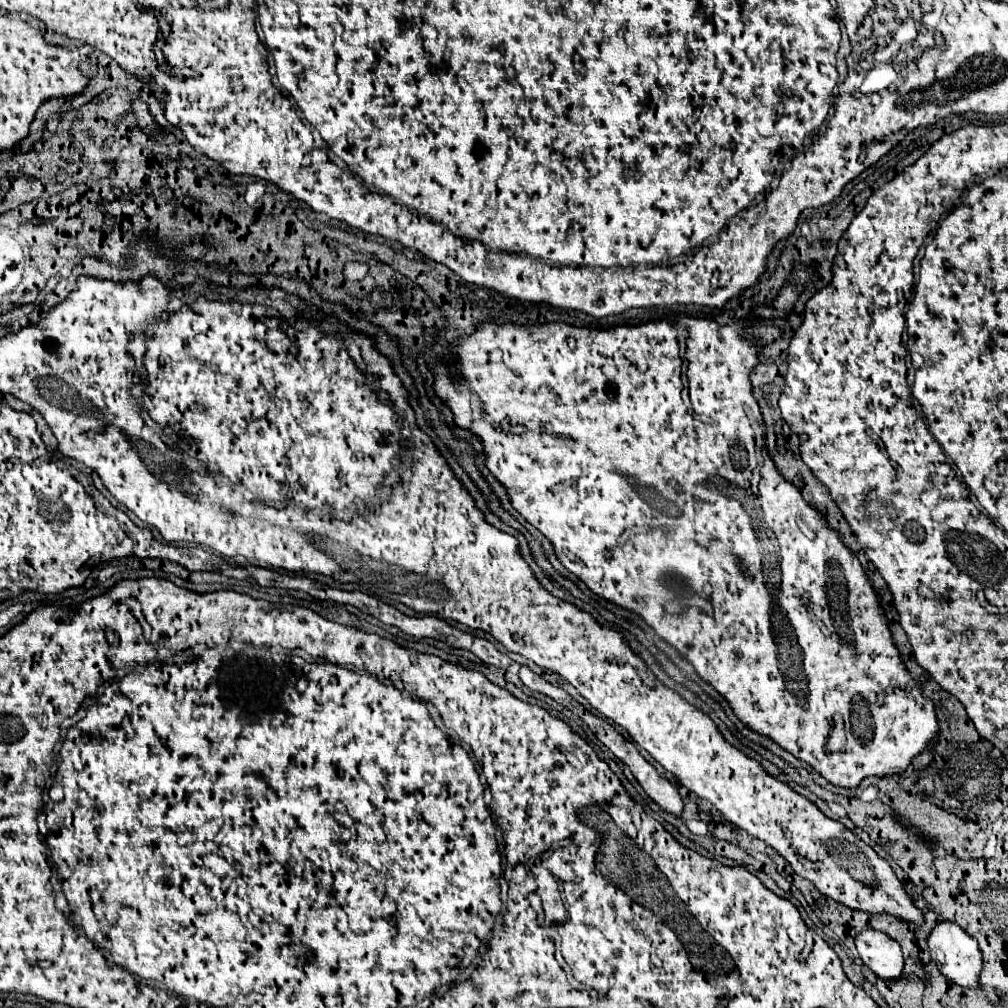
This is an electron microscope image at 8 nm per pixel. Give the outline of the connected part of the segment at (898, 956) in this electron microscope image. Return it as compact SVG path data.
M866 928L854 938L862 962L880 978L896 980L902 974L902 950L888 934Z

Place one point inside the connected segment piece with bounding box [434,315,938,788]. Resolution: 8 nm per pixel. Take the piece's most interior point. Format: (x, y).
(679, 515)

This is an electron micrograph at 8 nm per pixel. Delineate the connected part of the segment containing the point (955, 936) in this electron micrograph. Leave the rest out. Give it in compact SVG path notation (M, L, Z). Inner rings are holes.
M940 920L926 938L932 960L938 970L960 986L978 986L978 972L982 968L982 954L976 940L958 924Z

